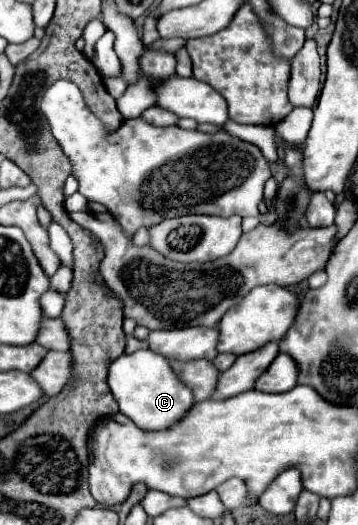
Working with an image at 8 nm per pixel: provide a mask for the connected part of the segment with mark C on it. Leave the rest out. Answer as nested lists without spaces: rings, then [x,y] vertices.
[[[150,349],[122,355],[108,369],[108,385],[120,405],[120,413],[128,415],[142,429],[166,429],[178,423],[196,403],[192,391],[178,379],[170,361]]]

